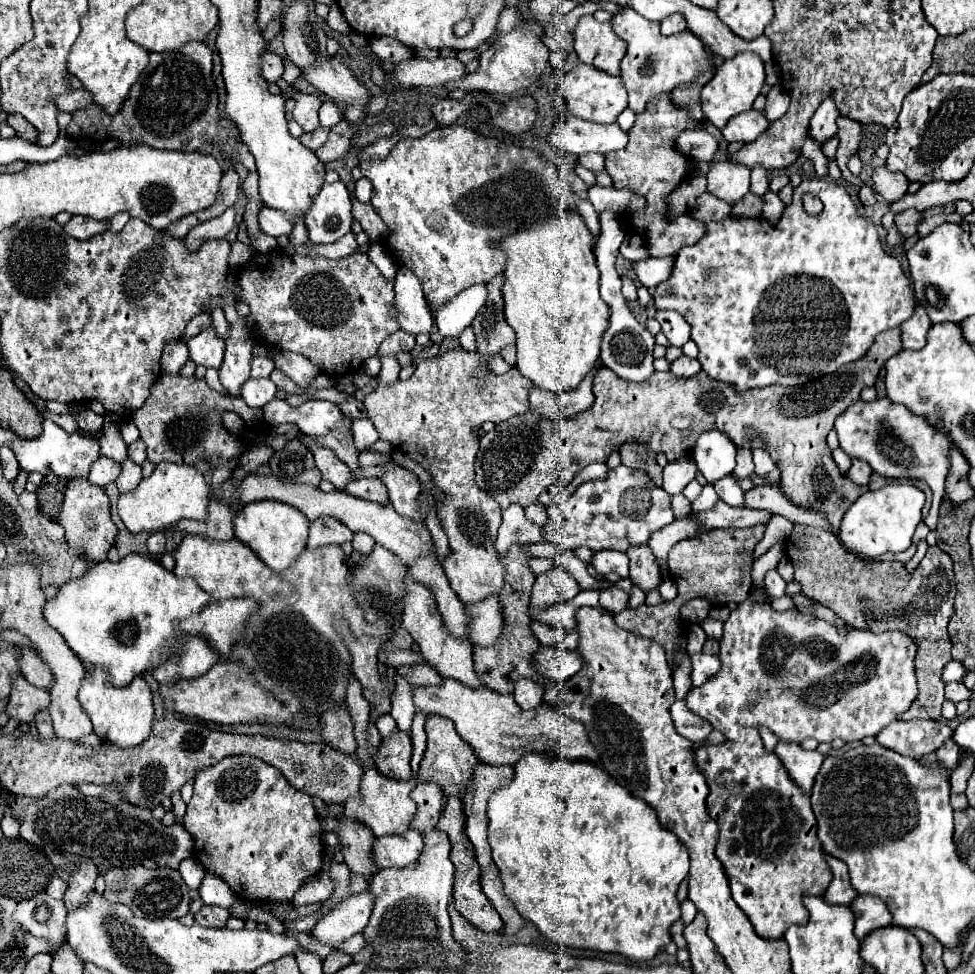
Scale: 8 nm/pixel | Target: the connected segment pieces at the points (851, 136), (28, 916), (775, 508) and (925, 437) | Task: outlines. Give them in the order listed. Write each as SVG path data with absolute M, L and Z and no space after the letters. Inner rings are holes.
M842 115L836 119L836 123L838 123L838 137L840 137L840 147L836 151L836 163L842 171L842 179L854 187L862 187L864 183L860 179L856 179L846 167L848 157L856 155L858 145L860 145L860 123L854 119L842 117Z
M40 891L30 899L18 901L12 919L34 937L46 937L50 943L56 943L66 939L66 913L64 901L52 899L46 891Z
M758 485L750 491L746 491L746 505L748 509L766 509L772 513L778 513L786 517L792 523L806 523L814 527L826 527L826 519L820 513L814 513L810 509L798 509L794 507L780 489L772 485Z
M888 397L876 399L876 401L856 401L846 409L836 419L836 433L840 439L840 447L850 455L864 459L876 473L888 479L902 479L902 477L912 477L928 483L928 487L934 493L932 509L924 523L930 529L936 529L938 521L938 507L944 495L944 483L946 483L946 473L950 469L950 449L954 447L954 441L950 433L944 427L932 425L926 417L918 417L910 413L904 405L898 405L890 401ZM908 449L912 453L912 467L904 465L902 451Z

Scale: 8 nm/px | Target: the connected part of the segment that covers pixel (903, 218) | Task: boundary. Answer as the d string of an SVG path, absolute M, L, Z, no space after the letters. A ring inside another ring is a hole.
M908 209L908 211L898 213L898 215L894 217L894 223L896 223L898 233L902 233L902 237L912 237L912 235L916 235L916 227L918 227L918 221L920 221L920 219L922 219L922 217L920 217L920 211Z

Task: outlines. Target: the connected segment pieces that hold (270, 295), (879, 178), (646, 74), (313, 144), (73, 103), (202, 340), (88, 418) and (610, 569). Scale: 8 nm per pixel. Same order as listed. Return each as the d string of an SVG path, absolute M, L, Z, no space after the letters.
M278 249L272 253L258 253L238 275L236 299L250 307L250 315L244 317L244 323L256 343L260 341L274 351L300 353L310 359L312 365L320 369L320 373L334 379L360 371L368 357L378 355L380 343L398 331L398 323L392 313L394 285L382 277L366 253L354 253L338 261L304 255L290 257Z
M886 165L874 169L872 181L874 181L874 191L880 193L890 203L898 201L906 193L906 189L910 185L906 181L906 177L902 177L902 173L892 173L892 171L886 169Z
M630 7L620 9L620 13L612 19L612 25L616 35L628 43L628 53L624 55L620 65L620 77L628 93L628 107L634 113L642 113L652 99L672 93L678 85L696 81L696 77L706 71L706 65L716 71L714 57L708 57L702 41L690 31L664 37L660 35L660 23L644 19Z
M318 127L316 131L312 133L303 133L299 138L303 145L306 145L310 151L318 151L324 143L326 143L326 137L328 137L328 127Z
M72 89L66 95L54 97L54 105L58 107L58 111L68 111L68 113L72 113L76 109L82 109L90 103L92 103L92 95L86 89Z
M204 329L202 333L198 333L196 337L188 339L188 349L190 349L190 359L196 365L202 367L212 367L212 369L220 369L222 359L224 359L224 341L216 335L214 329Z
M88 407L82 411L82 415L78 417L78 425L80 425L80 431L86 433L86 435L96 435L102 431L102 425L104 425L104 417L102 415L94 415Z
M602 551L596 553L592 559L592 567L596 567L596 571L600 575L608 575L608 573L616 573L620 579L628 579L628 555L620 553L620 551Z

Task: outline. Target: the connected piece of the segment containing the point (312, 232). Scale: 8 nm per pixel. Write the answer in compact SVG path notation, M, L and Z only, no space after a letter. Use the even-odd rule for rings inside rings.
M336 181L324 185L318 193L310 213L306 215L306 229L312 243L336 243L350 233L352 225L352 201L346 185Z

